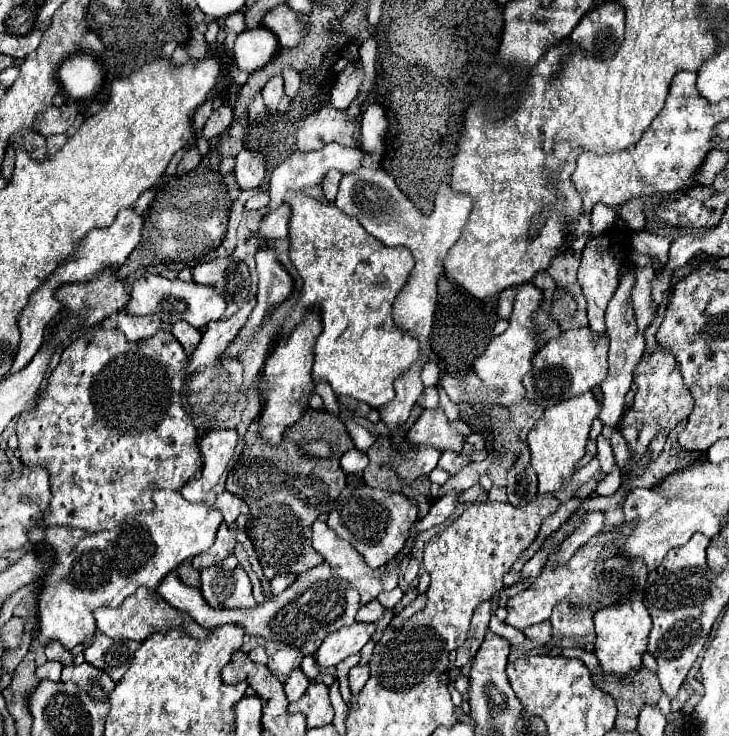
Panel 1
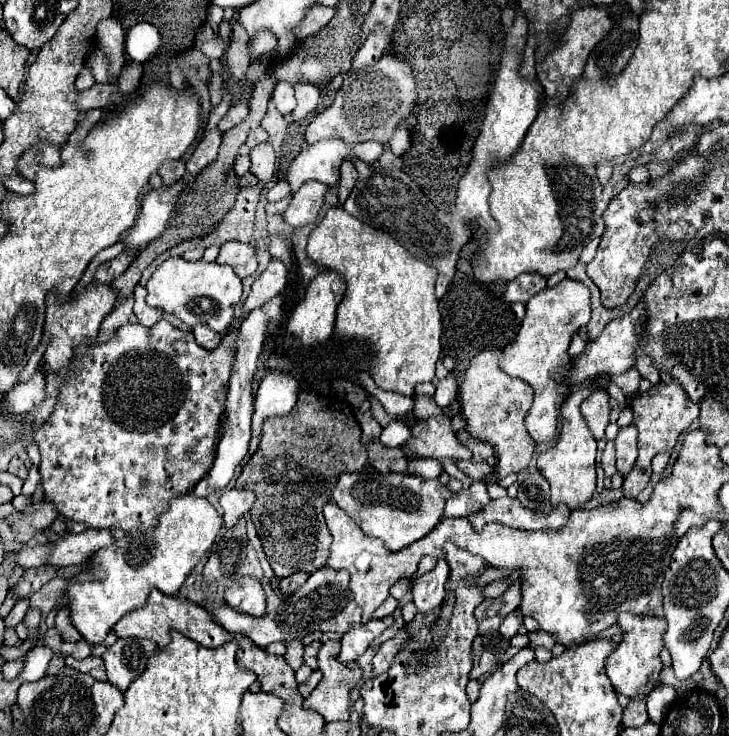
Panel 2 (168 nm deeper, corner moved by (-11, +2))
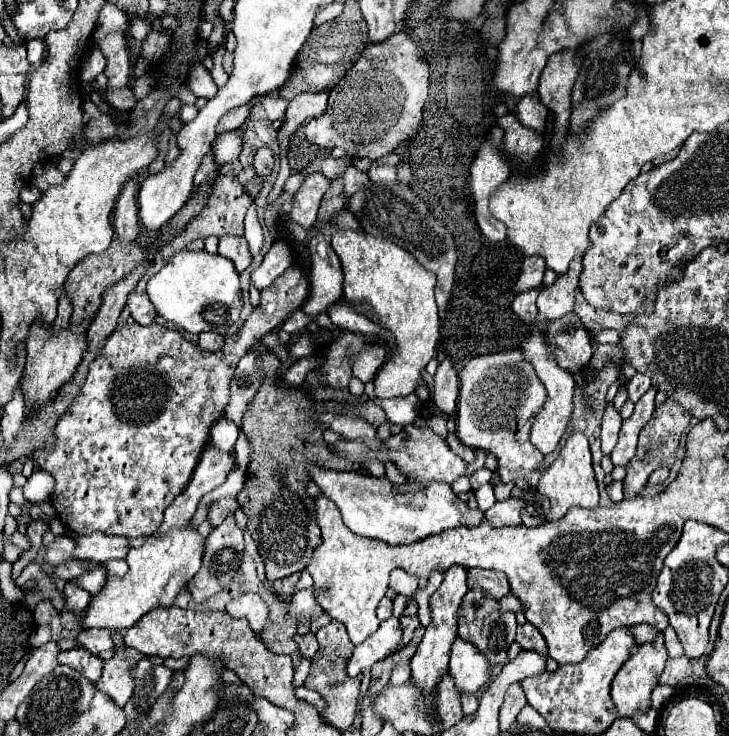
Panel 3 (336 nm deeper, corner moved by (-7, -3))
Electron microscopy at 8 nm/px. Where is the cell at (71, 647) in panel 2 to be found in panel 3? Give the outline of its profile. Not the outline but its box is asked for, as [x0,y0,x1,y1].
[79,630,113,654]

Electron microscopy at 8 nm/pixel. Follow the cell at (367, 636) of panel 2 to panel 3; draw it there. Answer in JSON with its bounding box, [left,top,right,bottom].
[347,616,401,676]

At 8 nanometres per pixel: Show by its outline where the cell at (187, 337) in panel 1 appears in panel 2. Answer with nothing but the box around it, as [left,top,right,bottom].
[193,325,221,349]

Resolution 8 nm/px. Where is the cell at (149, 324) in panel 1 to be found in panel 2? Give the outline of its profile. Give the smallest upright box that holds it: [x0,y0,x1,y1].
[133,287,163,327]

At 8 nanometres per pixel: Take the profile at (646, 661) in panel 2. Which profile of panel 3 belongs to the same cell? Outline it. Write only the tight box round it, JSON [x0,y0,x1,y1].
[611,632,667,716]

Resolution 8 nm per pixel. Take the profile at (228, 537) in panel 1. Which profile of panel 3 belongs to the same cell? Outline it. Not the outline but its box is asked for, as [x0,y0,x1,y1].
[189,518,243,602]

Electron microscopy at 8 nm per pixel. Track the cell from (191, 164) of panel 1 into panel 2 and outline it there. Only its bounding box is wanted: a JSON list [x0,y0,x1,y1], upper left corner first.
[185,103,225,175]

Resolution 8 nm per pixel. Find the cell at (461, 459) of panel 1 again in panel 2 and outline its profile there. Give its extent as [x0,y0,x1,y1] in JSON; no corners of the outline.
[457,461,493,479]

